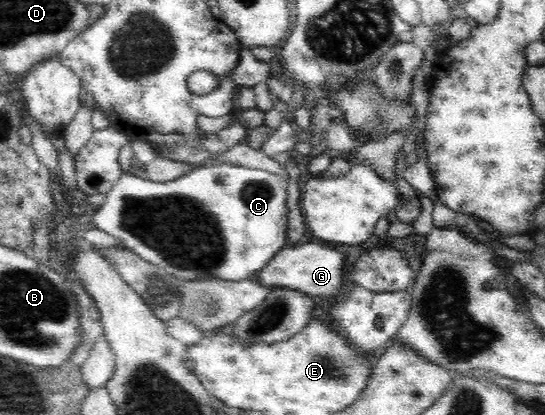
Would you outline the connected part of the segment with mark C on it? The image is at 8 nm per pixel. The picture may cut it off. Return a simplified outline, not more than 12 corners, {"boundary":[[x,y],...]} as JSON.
{"boundary":[[204,165],[123,173],[98,229],[188,281],[237,281],[288,245],[287,188]]}

